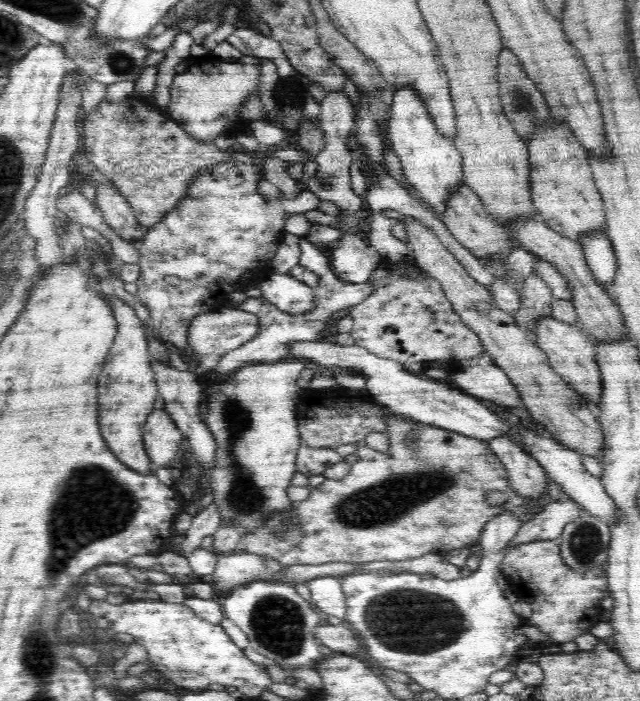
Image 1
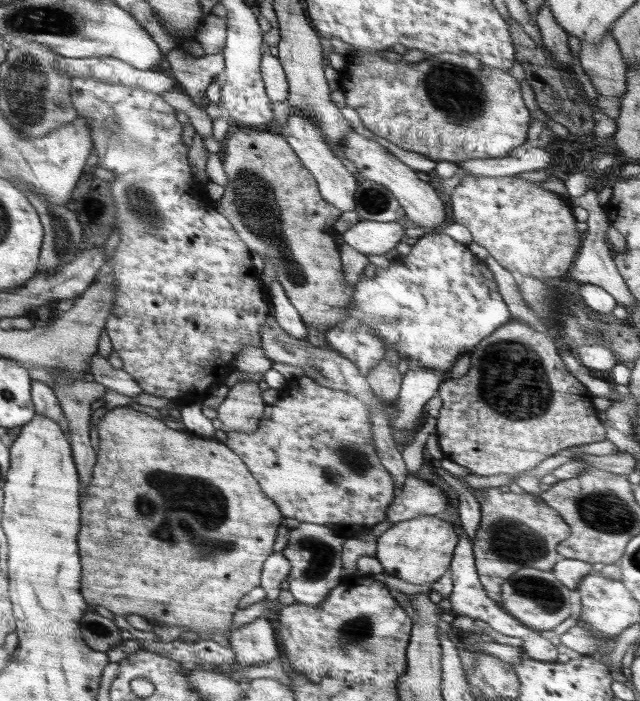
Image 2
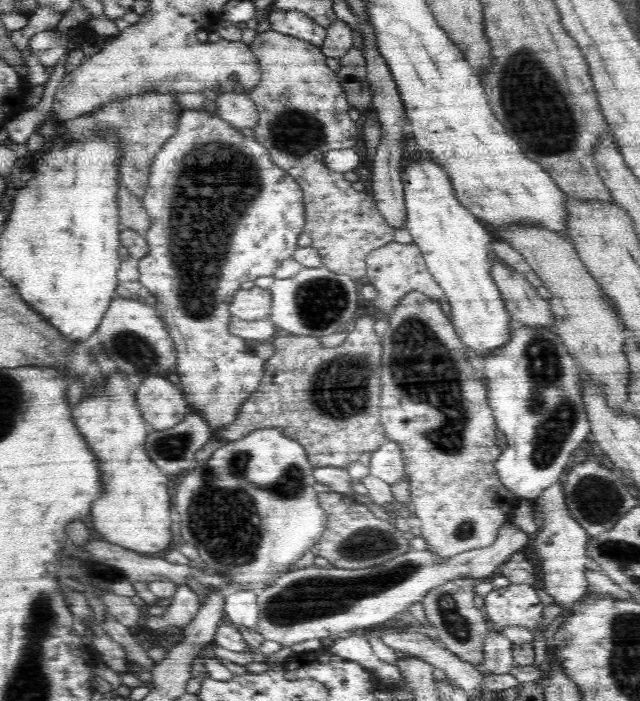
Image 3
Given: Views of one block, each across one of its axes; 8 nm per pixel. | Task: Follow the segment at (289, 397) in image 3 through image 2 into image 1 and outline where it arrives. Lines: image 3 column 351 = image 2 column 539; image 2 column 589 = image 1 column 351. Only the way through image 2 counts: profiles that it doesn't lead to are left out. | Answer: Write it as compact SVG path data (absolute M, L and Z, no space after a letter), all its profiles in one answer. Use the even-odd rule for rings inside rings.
M336 386L336 389L334 389L333 391L330 391L329 393L326 393L326 394L320 394L320 392L312 391L312 389L308 389L308 388L306 388L305 390L304 390L304 389L300 390L299 403L297 404L297 407L296 407L296 410L295 410L295 411L296 411L296 414L297 414L296 419L297 419L297 423L298 423L298 428L299 428L300 434L301 434L301 444L306 444L306 445L308 445L308 446L311 446L312 448L332 448L332 449L338 448L338 446L342 446L342 444L355 444L355 443L357 443L358 441L364 441L366 435L367 435L367 434L370 434L370 432L386 432L386 421L384 421L384 419L382 419L382 416L384 416L384 412L385 412L385 411L388 411L389 416L397 416L397 415L398 415L398 414L396 414L396 413L390 412L390 410L388 410L388 409L386 408L386 406L383 406L383 405L381 405L381 404L378 404L378 403L372 398L372 395L370 395L369 389L352 392L352 391L348 391L348 389L339 388L339 386Z

